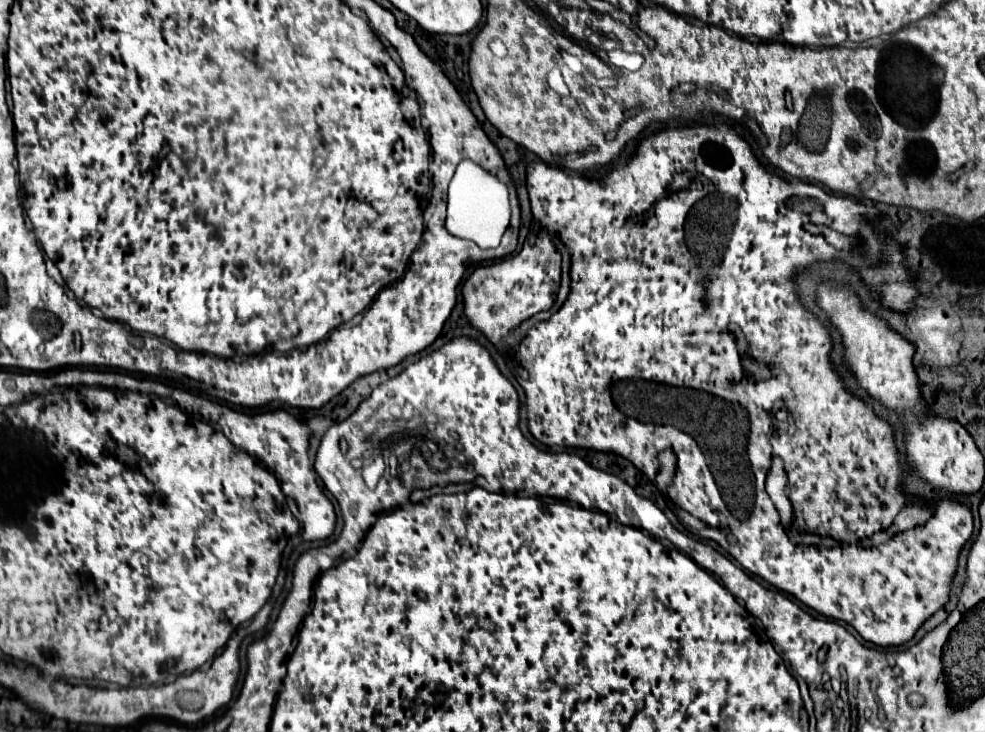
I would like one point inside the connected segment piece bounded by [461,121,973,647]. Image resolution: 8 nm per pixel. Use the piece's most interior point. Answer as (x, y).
(666, 314)

